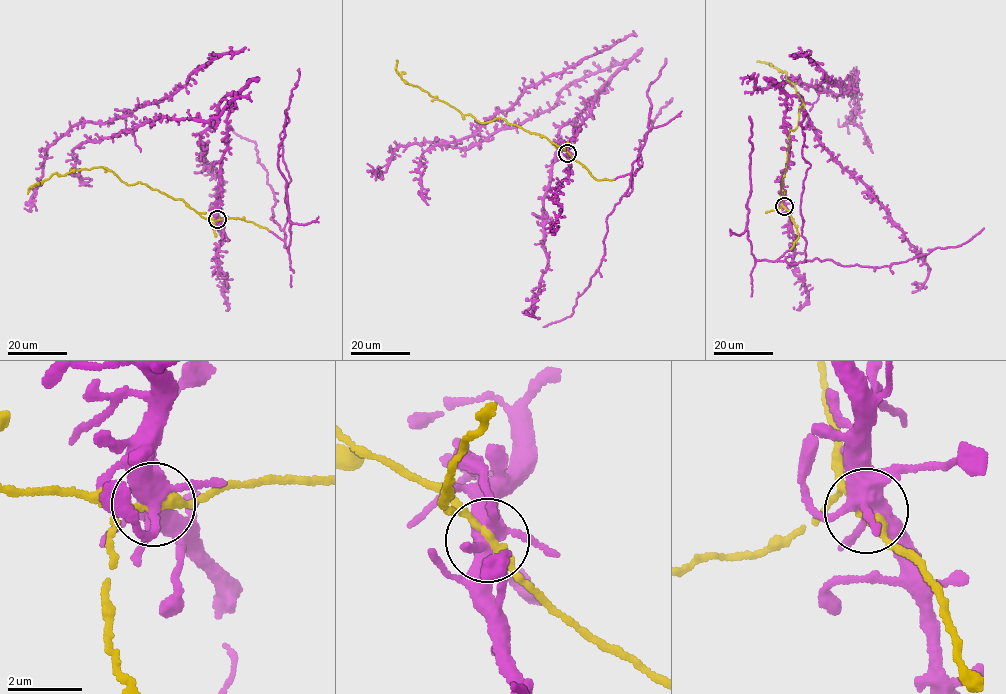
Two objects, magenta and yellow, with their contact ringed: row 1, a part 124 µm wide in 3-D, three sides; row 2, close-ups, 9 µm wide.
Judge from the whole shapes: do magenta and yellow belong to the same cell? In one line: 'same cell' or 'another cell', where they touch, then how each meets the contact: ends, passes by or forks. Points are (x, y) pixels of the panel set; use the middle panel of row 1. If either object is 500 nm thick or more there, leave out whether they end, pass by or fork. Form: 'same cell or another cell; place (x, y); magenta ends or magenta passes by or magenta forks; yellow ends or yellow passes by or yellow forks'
same cell; place (567, 153); magenta forks; yellow passes by

